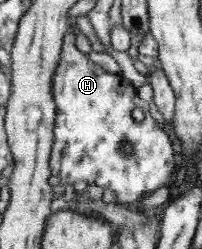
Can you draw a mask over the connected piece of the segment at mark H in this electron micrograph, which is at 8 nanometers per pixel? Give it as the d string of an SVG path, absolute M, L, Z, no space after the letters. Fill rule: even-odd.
M73 27L66 34L62 60L58 65L58 73L54 75L54 100L58 105L58 119L57 128L54 128L53 155L49 161L51 169L53 175L60 178L62 183L73 185L83 181L103 190L109 189L114 193L116 202L126 204L126 207L134 207L156 189L168 185L168 181L172 179L178 169L178 163L174 161L174 143L166 133L166 127L160 129L154 117L150 117L148 103L138 97L138 89L128 79L108 73L78 49L77 34L78 31ZM138 108L146 116L142 121L134 119L134 109Z

